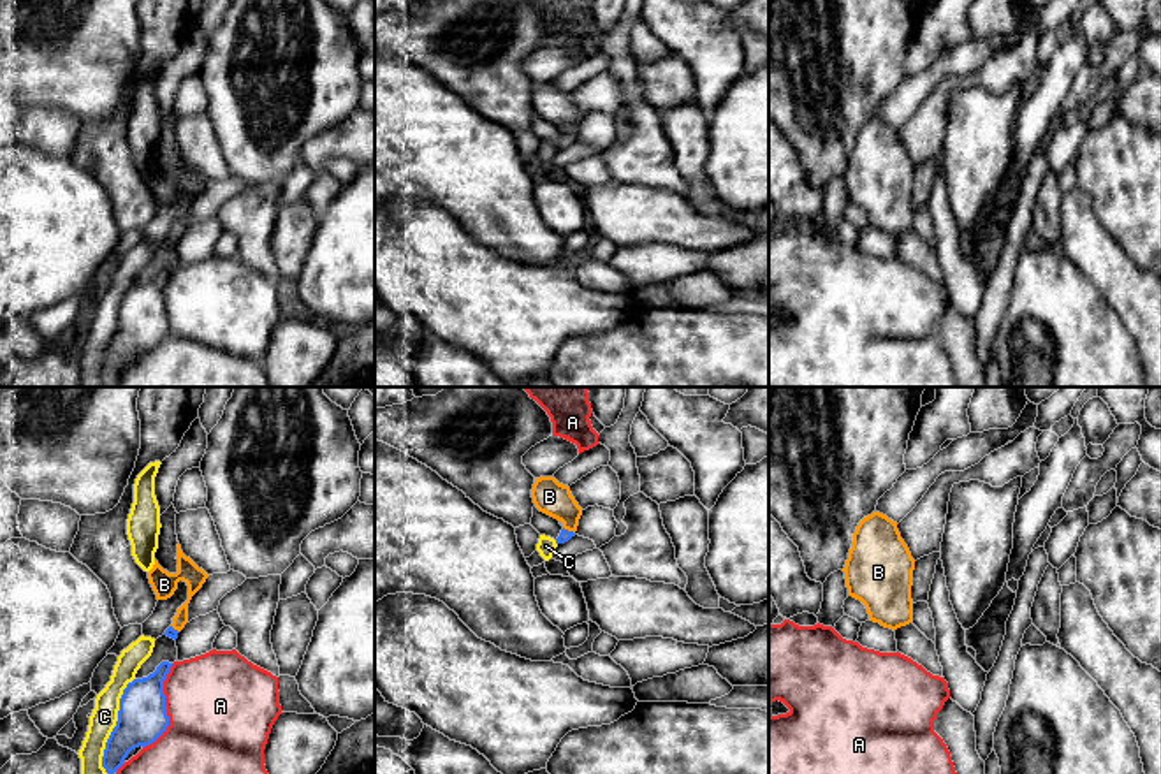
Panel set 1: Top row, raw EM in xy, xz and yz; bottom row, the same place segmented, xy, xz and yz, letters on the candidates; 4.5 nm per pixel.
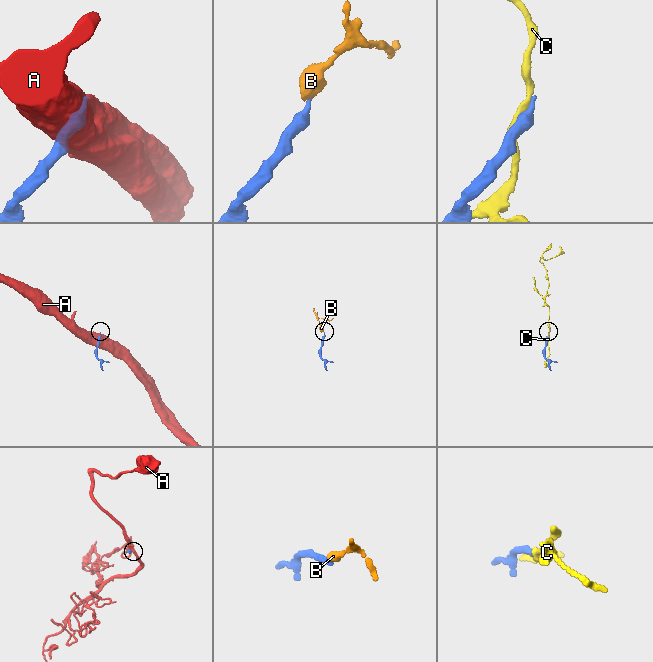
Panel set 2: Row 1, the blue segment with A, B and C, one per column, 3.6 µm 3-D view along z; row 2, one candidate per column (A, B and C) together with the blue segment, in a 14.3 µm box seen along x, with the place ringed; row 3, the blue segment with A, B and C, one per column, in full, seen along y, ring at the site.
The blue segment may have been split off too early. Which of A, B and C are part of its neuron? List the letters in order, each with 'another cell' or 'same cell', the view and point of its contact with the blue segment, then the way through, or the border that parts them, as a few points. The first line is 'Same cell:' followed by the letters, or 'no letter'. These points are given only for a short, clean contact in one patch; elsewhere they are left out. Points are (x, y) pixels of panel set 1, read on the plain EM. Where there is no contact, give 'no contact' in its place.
Same cell: B
A: another cell; contact xy (166, 313)
B: same cell; contact xz (567, 136); way xz (565, 141), (567, 136), (567, 120), (549, 102)
C: another cell; contact xy (115, 333)

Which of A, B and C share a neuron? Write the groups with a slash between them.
A / B / C

